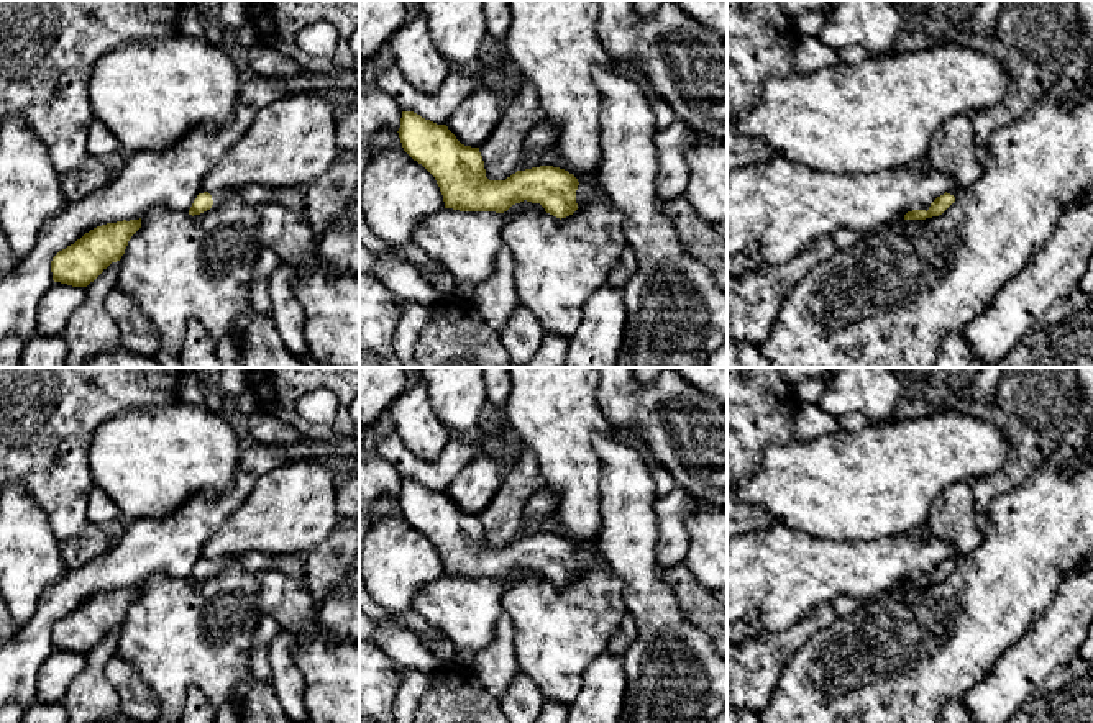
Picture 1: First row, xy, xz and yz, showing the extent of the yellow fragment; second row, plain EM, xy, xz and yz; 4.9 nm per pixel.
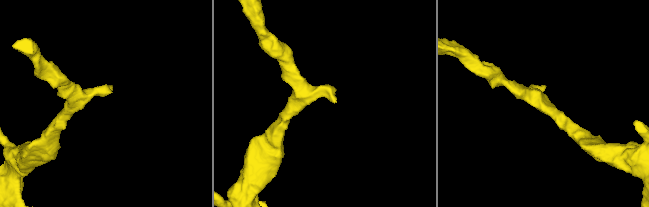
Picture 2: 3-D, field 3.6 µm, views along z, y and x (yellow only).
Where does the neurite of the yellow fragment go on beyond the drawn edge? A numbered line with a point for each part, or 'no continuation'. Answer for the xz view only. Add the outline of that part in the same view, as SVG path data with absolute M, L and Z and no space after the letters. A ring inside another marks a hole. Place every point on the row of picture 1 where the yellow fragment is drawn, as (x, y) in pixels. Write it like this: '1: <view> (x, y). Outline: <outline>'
1: xz (586, 192). Outline: M594 182L589 184L579 184L576 190L576 200L578 203L589 203L601 198L601 187Z

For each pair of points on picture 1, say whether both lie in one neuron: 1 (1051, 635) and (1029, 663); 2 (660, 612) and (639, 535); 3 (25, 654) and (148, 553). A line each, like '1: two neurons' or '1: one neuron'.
1: one neuron
2: one neuron
3: one neuron

